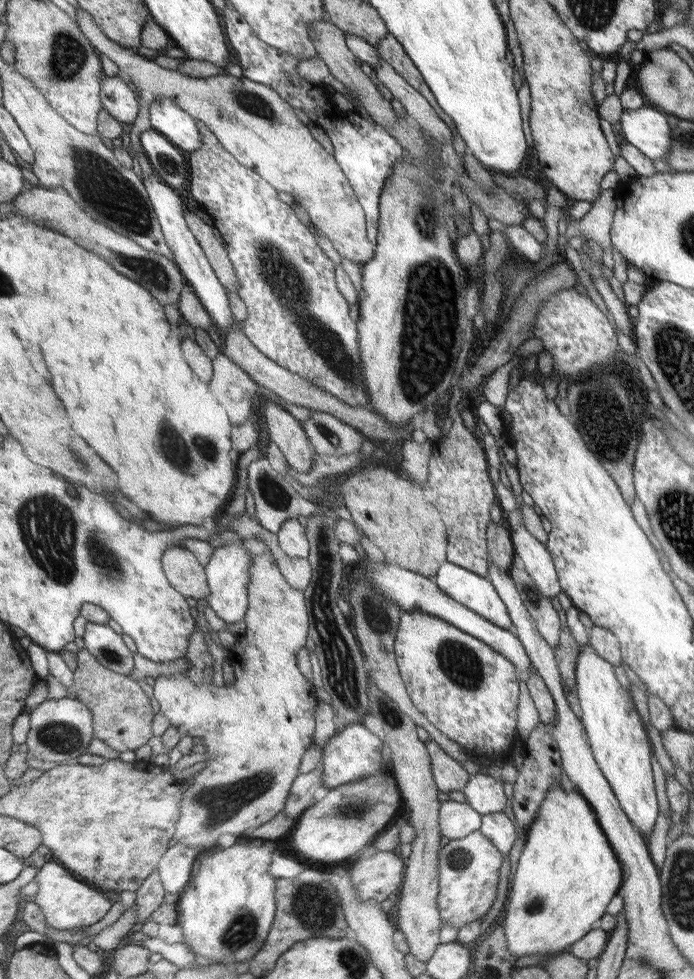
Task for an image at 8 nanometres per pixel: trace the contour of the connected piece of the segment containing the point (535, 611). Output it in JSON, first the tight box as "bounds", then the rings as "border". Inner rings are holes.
{"bounds":[507,565,559,648],"border":[[[511,565],[507,574],[521,595],[522,602],[529,611],[538,633],[554,648],[559,634],[559,614],[553,609],[549,599],[539,592],[538,586],[525,570]]]}

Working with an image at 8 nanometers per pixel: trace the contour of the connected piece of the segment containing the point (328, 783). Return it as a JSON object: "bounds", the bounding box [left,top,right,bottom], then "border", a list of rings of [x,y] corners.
{"bounds":[319,723,387,789],"border":[[[351,723],[336,730],[331,738],[322,747],[322,759],[319,764],[323,768],[323,786],[331,789],[349,782],[359,781],[375,775],[378,771],[387,768],[381,759],[382,742],[361,723]]]}

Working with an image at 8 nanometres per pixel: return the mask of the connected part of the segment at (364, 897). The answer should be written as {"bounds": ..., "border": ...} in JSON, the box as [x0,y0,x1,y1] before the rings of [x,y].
{"bounds":[349,852,404,902],"border":[[[376,852],[349,868],[350,881],[361,902],[394,897],[404,877],[404,859],[398,852]]]}

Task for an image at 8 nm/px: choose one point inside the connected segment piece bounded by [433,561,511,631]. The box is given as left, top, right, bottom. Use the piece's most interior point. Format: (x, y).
(477, 593)

